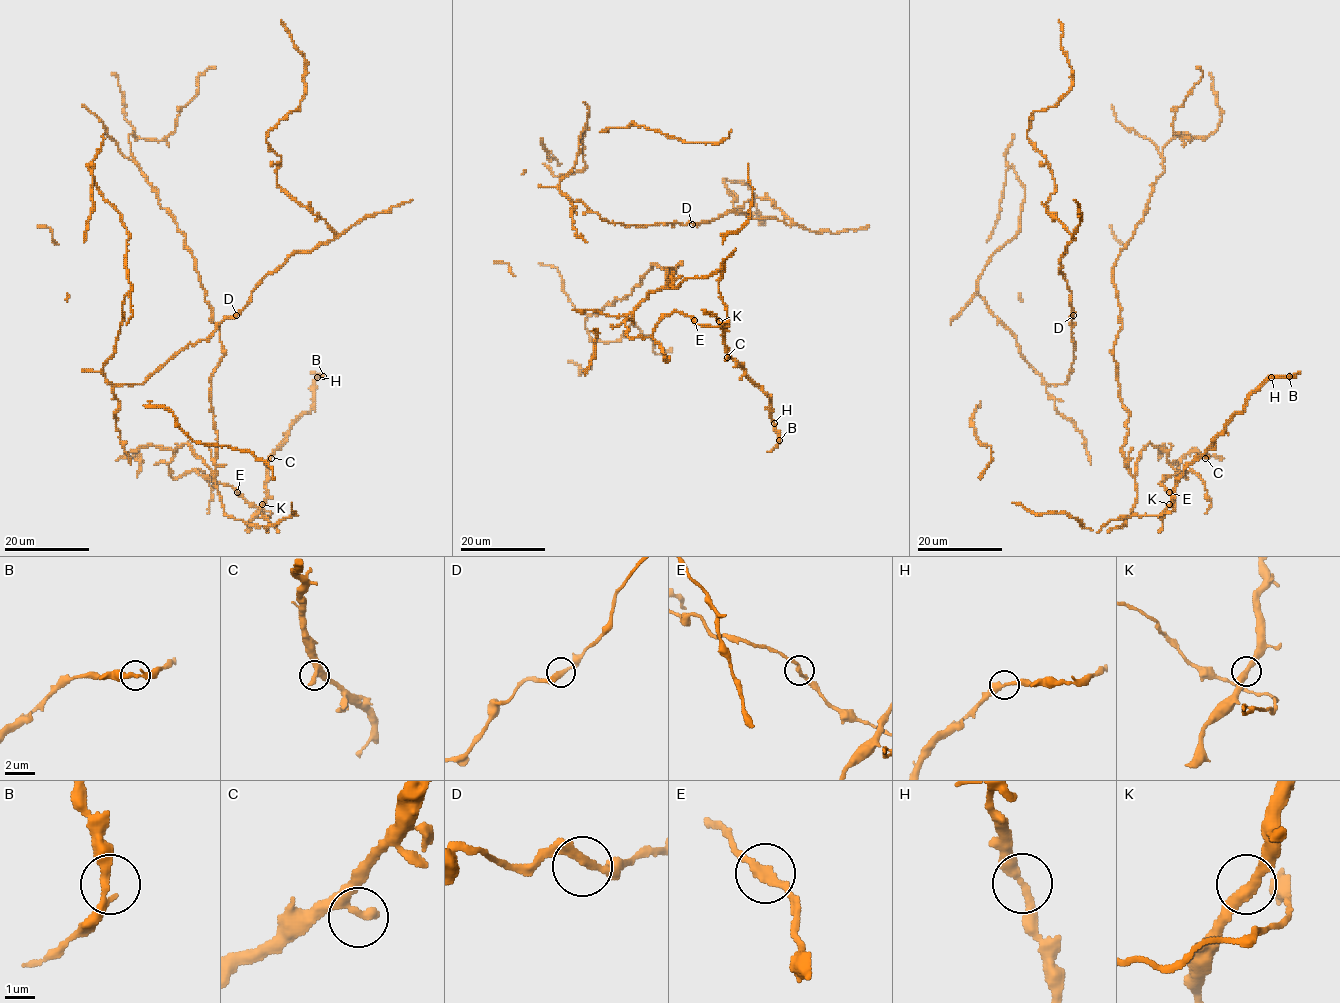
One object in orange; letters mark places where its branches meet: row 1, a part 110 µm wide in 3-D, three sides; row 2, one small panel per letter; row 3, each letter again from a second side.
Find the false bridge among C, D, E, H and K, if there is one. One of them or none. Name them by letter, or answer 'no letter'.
no letter

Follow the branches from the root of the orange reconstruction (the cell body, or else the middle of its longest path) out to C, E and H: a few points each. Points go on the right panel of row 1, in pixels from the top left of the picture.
C: (1125, 464), (1133, 476), (1148, 444), (1164, 449), (1186, 471), (1160, 483), (1175, 509), (1176, 481), (1205, 458)
E: (1125, 464), (1133, 476), (1148, 444), (1164, 449), (1186, 471), (1164, 477), (1169, 491)
H: (1125, 464), (1133, 476), (1148, 444), (1164, 449), (1186, 471), (1160, 483), (1175, 509), (1183, 470), (1271, 377)

